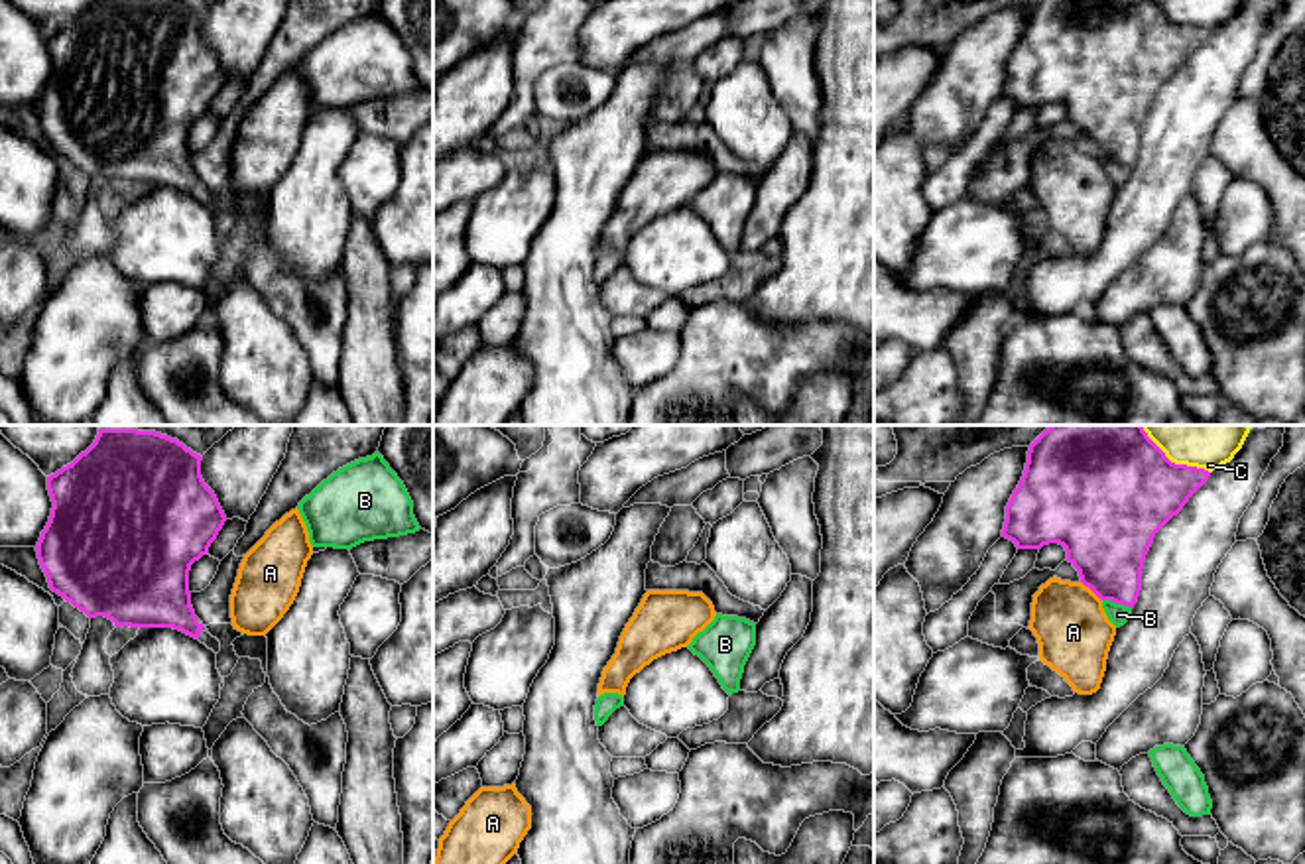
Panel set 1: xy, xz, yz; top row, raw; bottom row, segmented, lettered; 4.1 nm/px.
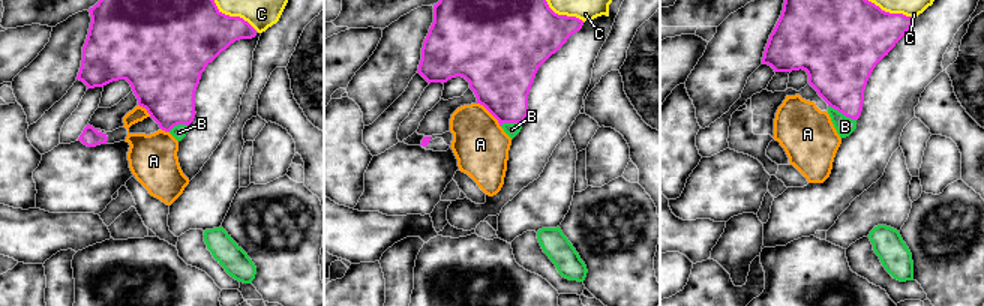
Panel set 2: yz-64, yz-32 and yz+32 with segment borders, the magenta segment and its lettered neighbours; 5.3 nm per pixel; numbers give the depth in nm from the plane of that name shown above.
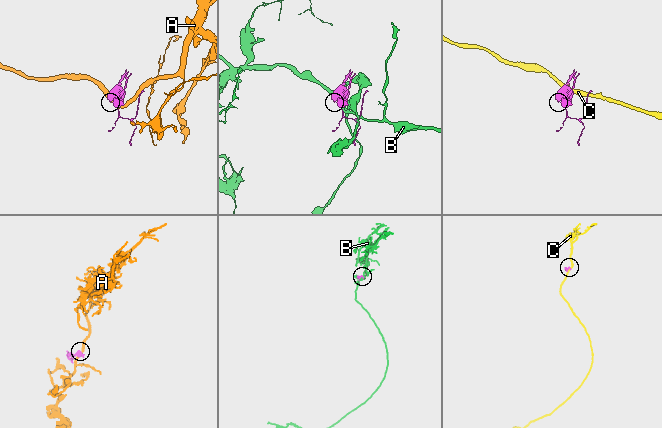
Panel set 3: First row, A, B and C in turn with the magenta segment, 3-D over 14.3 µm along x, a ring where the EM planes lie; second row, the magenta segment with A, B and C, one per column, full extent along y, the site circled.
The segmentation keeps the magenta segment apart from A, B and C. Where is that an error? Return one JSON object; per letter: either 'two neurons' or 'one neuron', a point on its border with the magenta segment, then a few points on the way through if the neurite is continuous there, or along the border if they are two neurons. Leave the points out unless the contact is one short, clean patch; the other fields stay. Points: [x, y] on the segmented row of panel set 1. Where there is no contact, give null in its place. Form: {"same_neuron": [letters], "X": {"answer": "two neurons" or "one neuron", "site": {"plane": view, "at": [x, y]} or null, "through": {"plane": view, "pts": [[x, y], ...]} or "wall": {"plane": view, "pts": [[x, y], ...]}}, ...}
{"same_neuron": [], "A": {"answer": "two neurons", "site": {"plane": "yz", "at": [1091, 589]}, "wall": {"plane": "yz", "pts": [[1081, 581], [1101, 601]]}}, "B": {"answer": "two neurons", "site": {"plane": "yz", "at": [1117, 603]}}, "C": {"answer": "two neurons", "site": {"plane": "yz", "at": [1174, 463]}}}

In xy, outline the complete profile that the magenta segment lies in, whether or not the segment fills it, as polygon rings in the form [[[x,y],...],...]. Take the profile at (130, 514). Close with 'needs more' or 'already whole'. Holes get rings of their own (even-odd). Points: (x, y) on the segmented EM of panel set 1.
[[[98,429],[85,453],[47,476],[53,508],[35,551],[49,588],[89,618],[104,616],[116,628],[173,628],[218,653],[220,642],[197,622],[189,592],[191,565],[209,553],[226,522],[215,492],[201,476],[201,461],[201,455],[177,439],[155,431]]]; needs more

